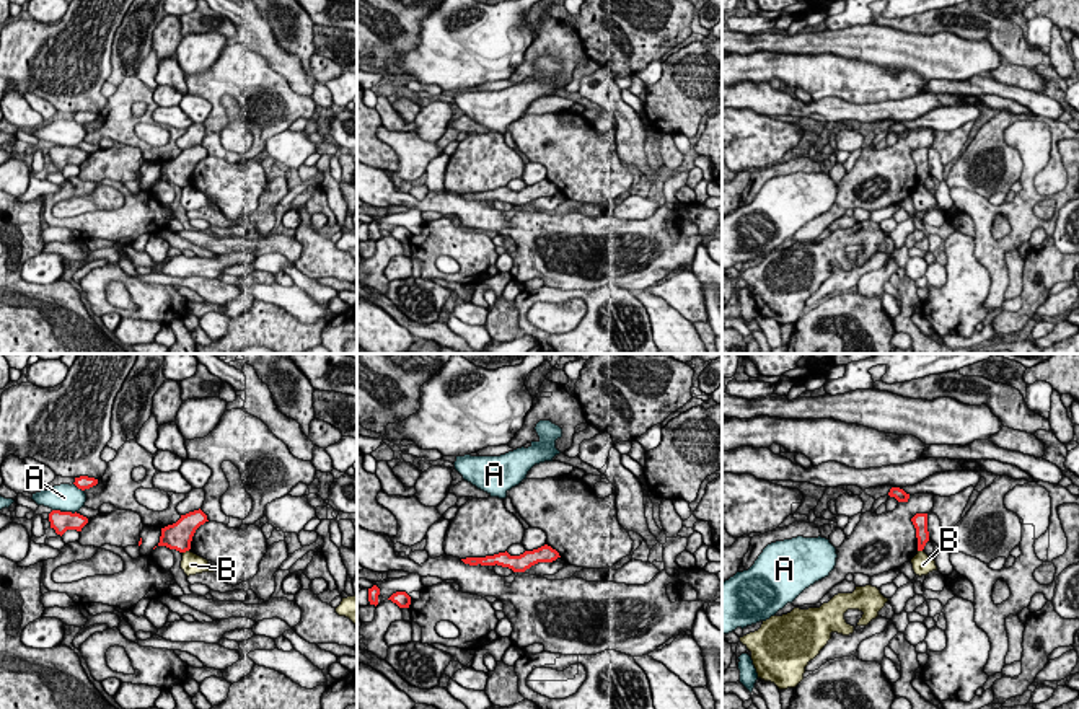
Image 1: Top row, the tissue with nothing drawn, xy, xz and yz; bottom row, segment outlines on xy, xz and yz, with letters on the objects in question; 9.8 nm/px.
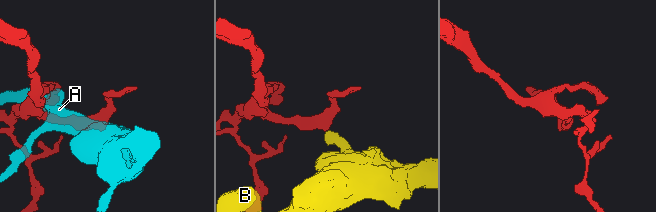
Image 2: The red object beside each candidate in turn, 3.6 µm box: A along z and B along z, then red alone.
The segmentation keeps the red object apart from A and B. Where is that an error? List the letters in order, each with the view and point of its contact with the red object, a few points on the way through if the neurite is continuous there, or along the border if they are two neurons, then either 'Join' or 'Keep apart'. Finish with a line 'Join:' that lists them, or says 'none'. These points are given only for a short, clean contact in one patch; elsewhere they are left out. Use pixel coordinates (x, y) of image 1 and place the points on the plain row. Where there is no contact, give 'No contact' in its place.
A: Touches red at xy (64, 147). Keep apart
B: Touches red at xy (184, 186). Boundary: xy (188, 184), (183, 188). Keep apart
Join: none

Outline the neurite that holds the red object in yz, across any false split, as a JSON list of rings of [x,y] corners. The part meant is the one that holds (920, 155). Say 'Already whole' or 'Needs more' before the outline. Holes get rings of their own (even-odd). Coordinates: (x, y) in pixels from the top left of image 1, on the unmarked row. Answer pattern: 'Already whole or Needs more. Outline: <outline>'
Already whole. Outline: [[[916,148],[911,153],[914,163],[916,163],[916,173],[918,173],[918,186],[923,186],[926,178],[929,176],[929,166],[927,166],[927,148]]]

